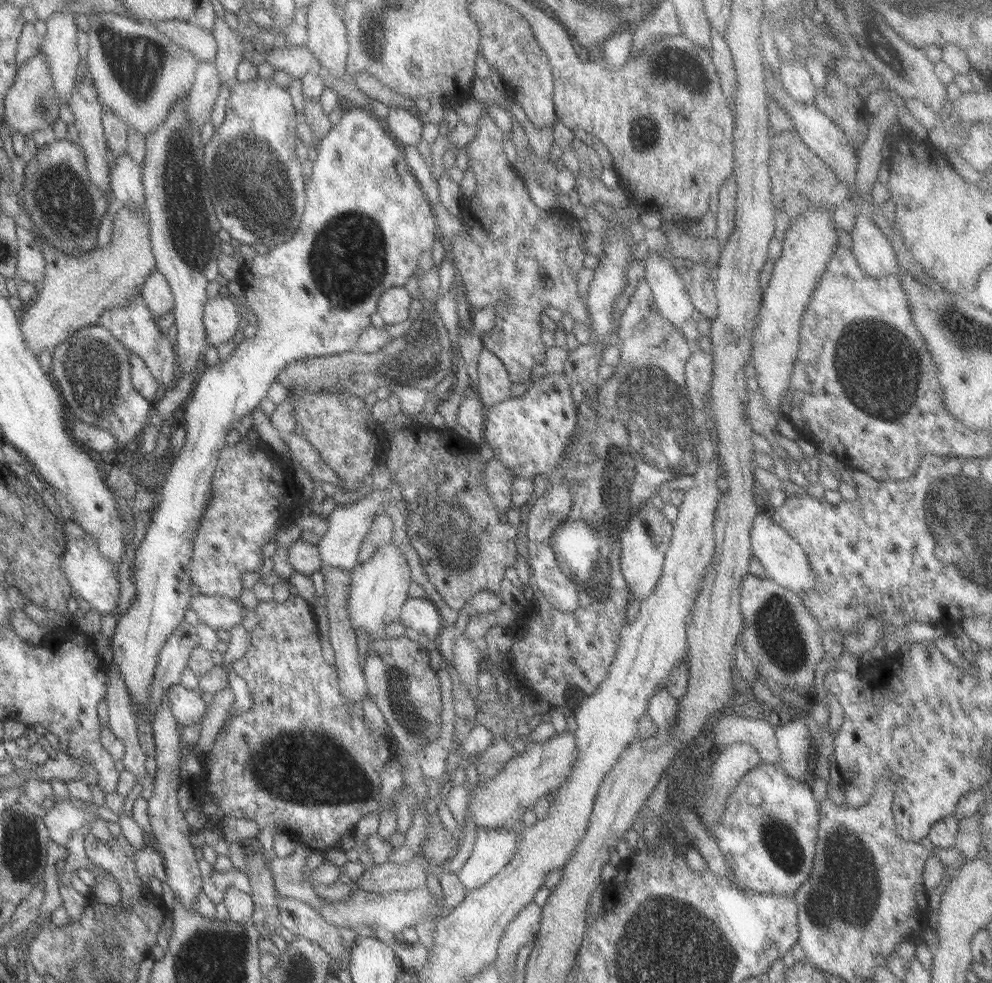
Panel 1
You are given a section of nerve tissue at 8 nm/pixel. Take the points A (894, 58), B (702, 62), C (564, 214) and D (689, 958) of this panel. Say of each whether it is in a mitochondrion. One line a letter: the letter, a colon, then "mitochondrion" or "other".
A: other
B: other
C: other
D: mitochondrion

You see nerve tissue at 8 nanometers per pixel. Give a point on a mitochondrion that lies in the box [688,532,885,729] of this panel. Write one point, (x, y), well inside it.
(782, 639)

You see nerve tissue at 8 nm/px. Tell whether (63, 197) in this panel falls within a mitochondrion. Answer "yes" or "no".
yes

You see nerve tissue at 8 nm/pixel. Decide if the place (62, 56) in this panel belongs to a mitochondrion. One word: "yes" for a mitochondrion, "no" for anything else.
no

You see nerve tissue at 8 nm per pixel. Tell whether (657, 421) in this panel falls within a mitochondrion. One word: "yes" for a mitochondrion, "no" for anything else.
yes

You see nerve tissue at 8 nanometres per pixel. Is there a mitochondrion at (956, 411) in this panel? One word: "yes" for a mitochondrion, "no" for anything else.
no

